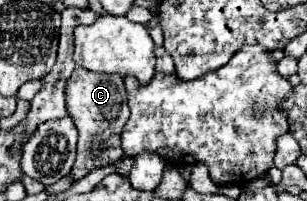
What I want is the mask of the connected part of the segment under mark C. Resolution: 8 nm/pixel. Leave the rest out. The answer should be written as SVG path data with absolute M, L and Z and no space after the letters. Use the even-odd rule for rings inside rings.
M78 66L70 78L70 84L66 86L66 108L80 132L78 156L70 172L72 182L82 180L96 168L116 164L126 156L120 146L120 134L130 116L130 108L126 100L124 80L120 74L94 74Z

